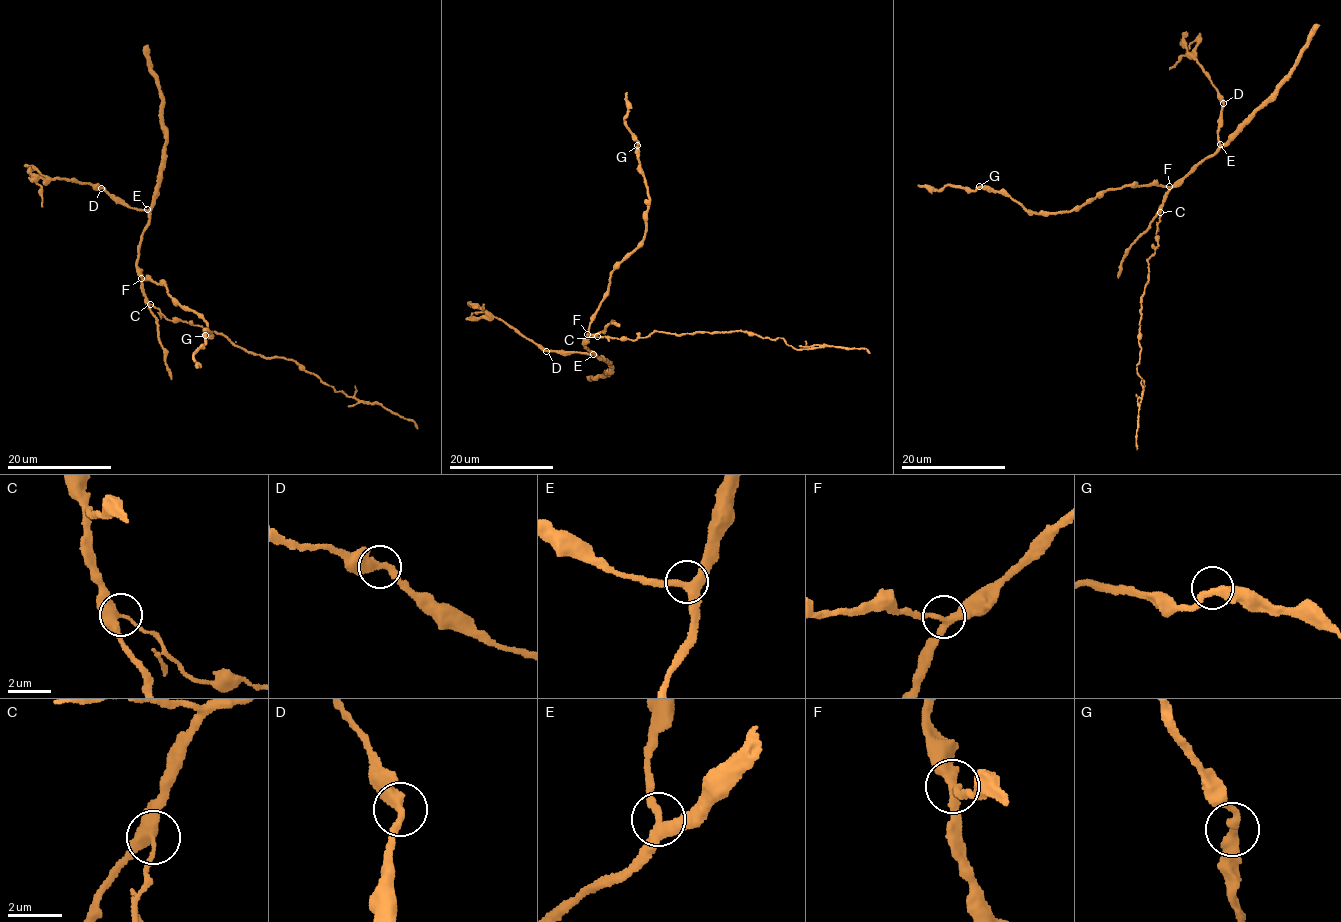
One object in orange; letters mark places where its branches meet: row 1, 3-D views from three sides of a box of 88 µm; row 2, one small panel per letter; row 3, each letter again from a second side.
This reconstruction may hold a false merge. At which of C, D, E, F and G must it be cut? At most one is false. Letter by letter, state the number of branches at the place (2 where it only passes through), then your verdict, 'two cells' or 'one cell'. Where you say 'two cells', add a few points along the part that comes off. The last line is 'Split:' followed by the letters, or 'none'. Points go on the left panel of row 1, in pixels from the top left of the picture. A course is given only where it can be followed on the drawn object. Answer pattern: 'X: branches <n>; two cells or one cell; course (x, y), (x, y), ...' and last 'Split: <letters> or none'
C: branches 3; two cells; course (150, 304), (169, 320), (215, 331), (252, 353), (295, 360), (333, 390), (380, 403), (412, 420), (417, 429)
D: branches 2; one cell
E: branches 3; one cell
F: branches 3; one cell
G: branches 2; one cell
Split: C

